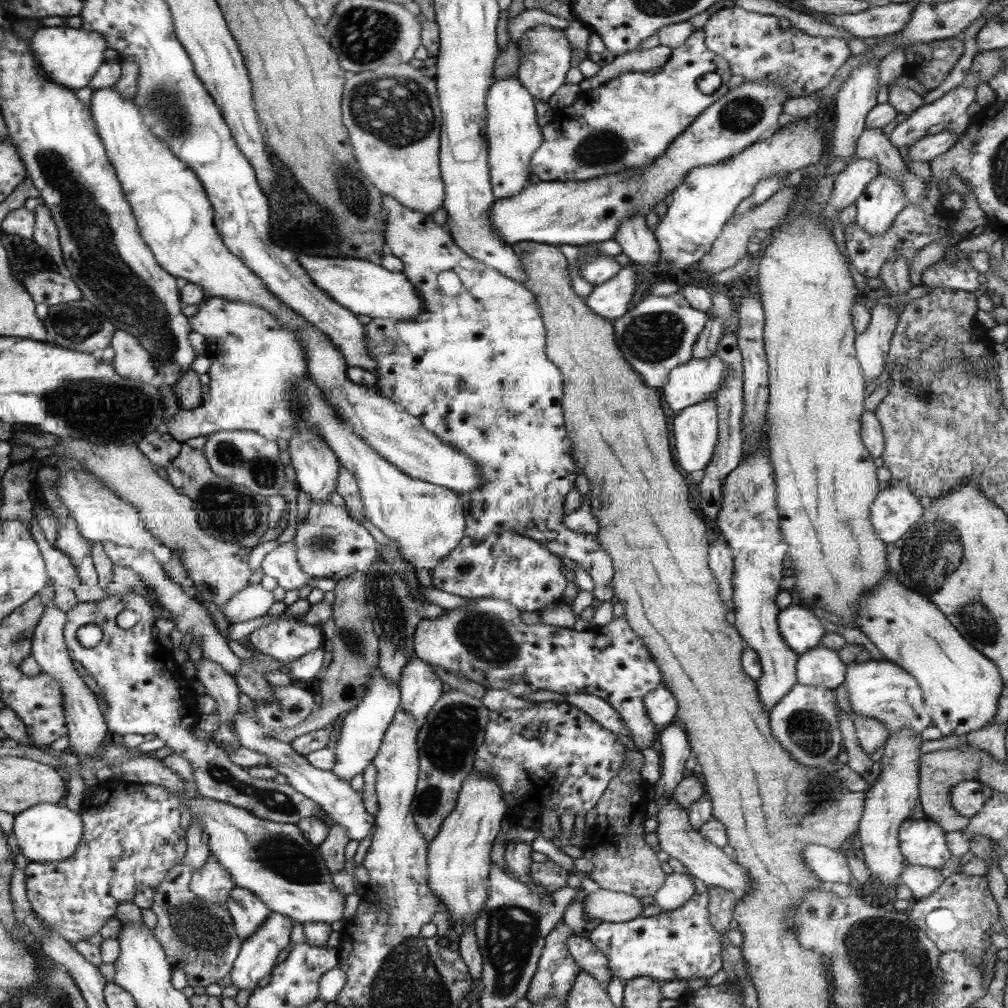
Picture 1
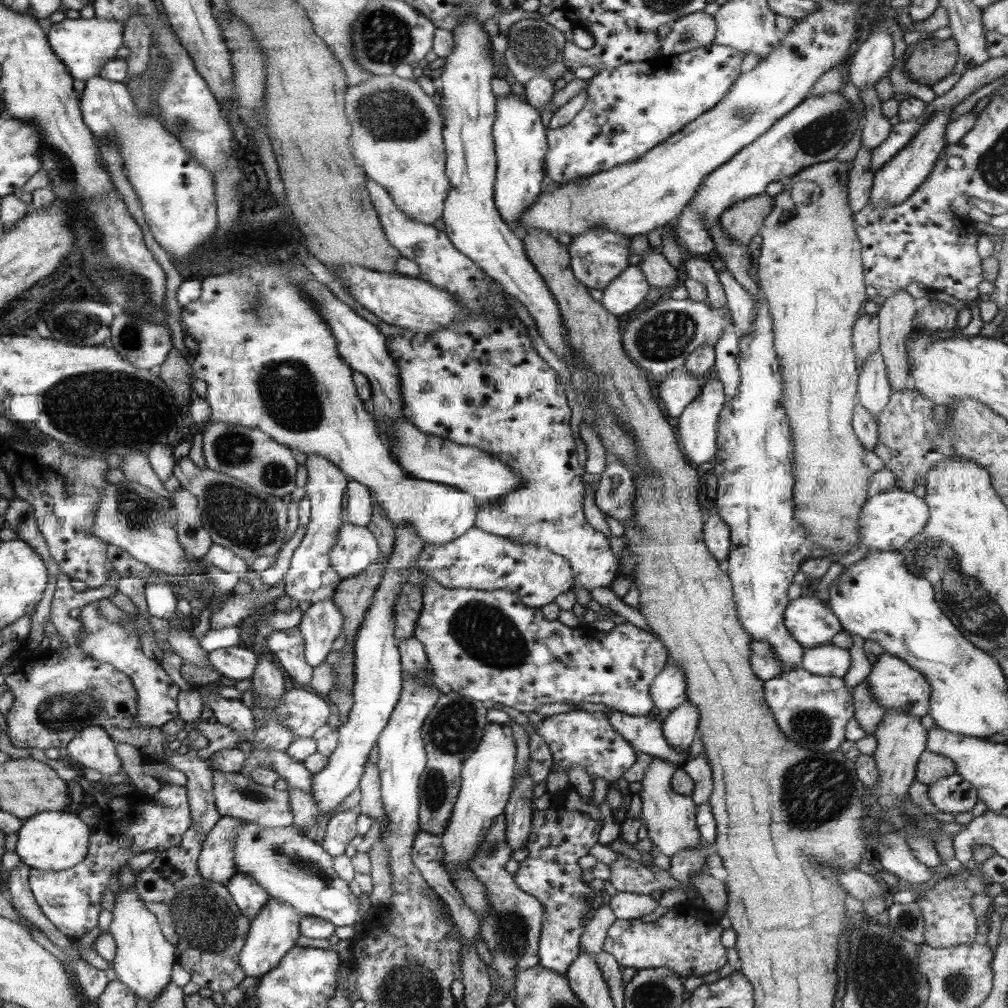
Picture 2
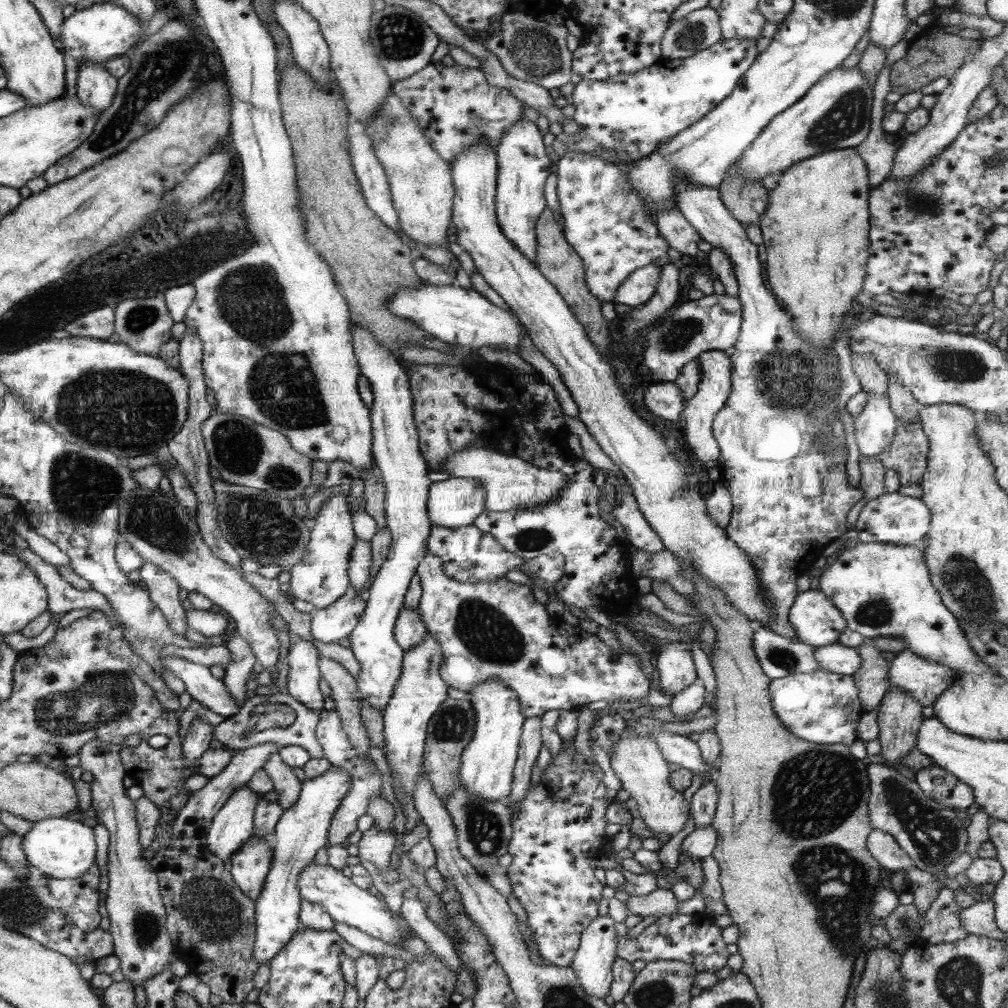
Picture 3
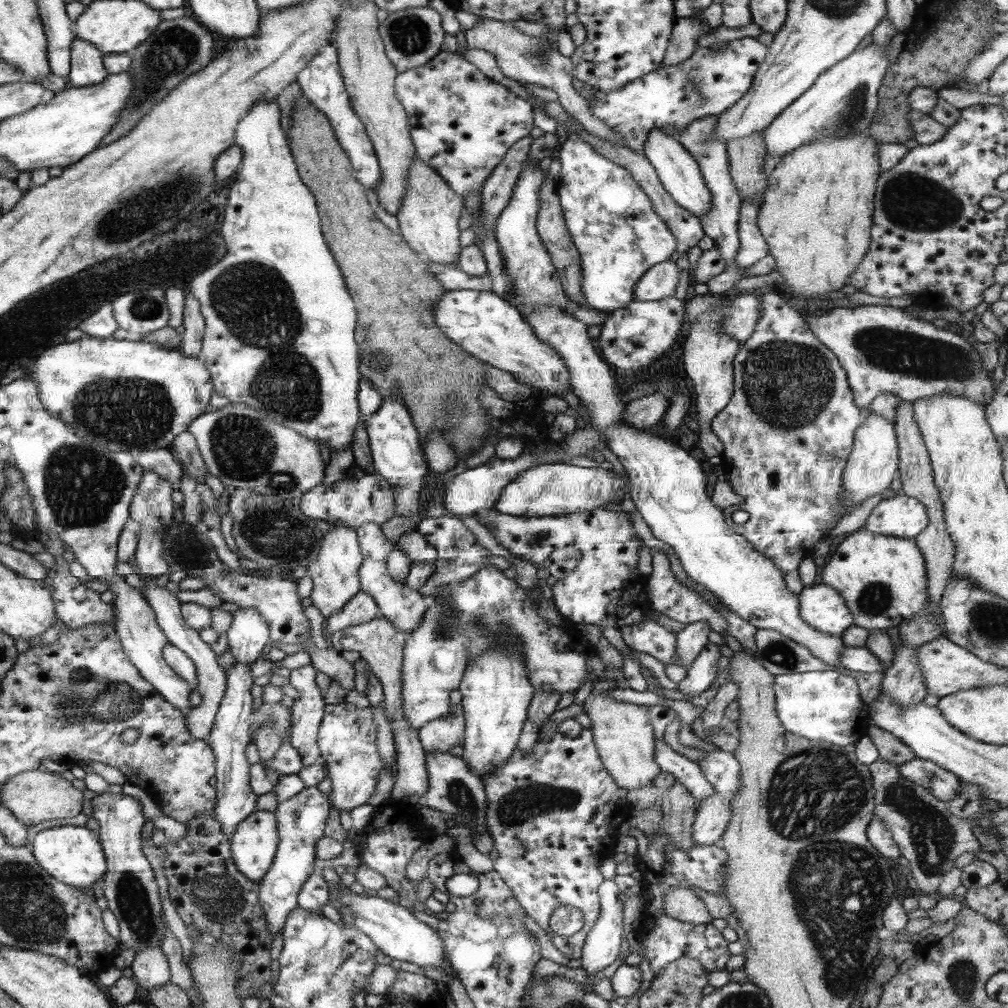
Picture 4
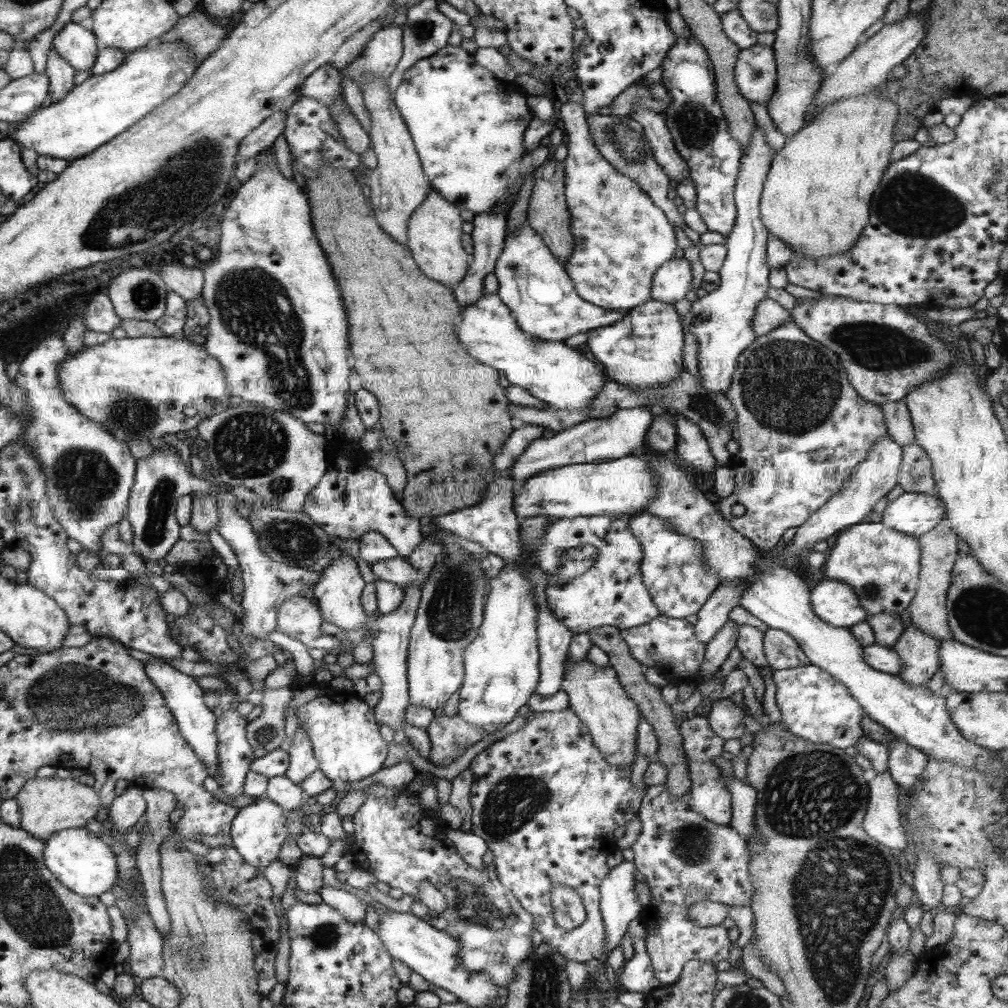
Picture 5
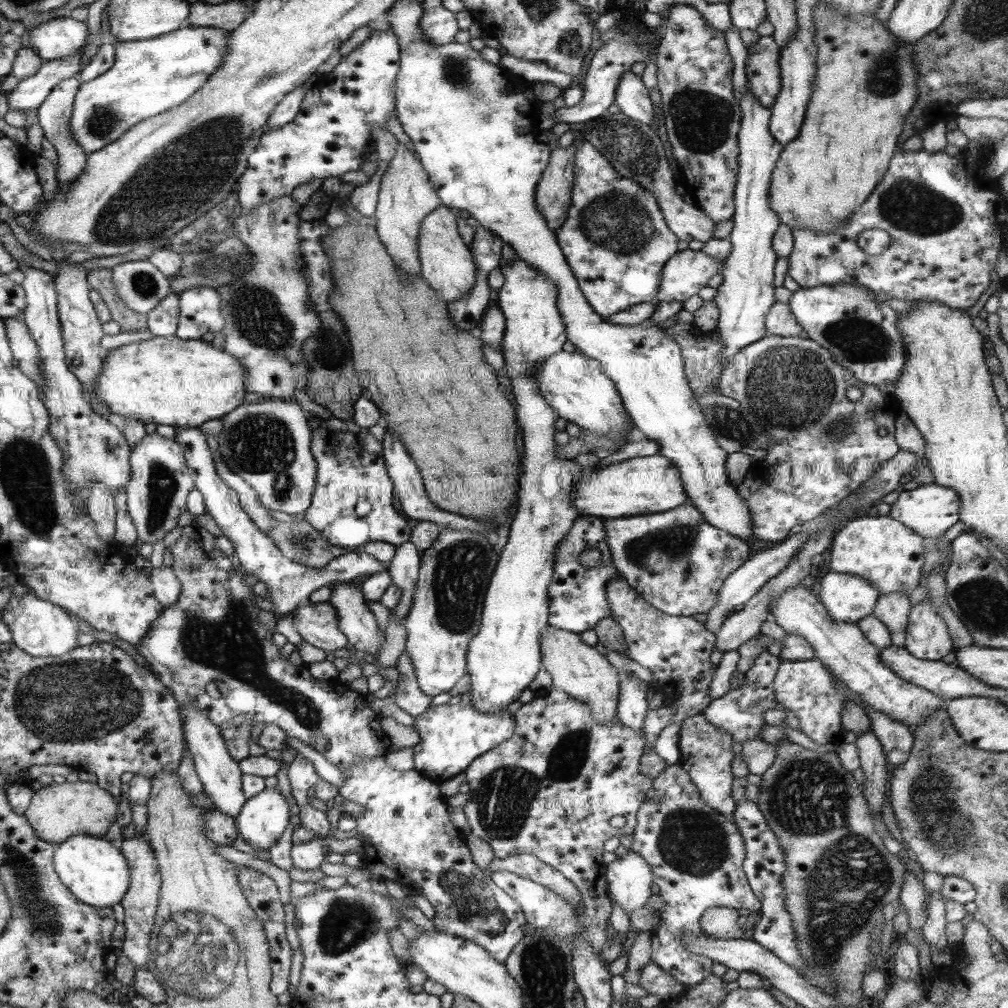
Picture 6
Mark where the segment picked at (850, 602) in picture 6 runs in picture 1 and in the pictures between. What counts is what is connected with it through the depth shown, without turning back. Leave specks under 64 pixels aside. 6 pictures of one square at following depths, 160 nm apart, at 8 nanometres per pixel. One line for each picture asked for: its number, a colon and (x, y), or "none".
1: (801, 630)
2: (810, 620)
3: (817, 622)
4: (821, 606)
5: (835, 602)

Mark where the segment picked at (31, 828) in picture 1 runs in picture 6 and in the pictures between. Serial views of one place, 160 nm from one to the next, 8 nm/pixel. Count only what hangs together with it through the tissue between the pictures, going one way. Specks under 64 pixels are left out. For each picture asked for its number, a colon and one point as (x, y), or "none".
2: (51, 841)
3: (61, 848)
4: (73, 854)
5: (86, 865)
6: (98, 873)

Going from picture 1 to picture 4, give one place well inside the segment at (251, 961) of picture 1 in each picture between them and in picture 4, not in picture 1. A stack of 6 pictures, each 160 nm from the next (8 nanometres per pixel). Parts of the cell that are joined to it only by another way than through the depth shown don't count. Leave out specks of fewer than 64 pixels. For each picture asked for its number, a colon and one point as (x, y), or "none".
2: (274, 932)
3: (303, 829)
4: (302, 819)

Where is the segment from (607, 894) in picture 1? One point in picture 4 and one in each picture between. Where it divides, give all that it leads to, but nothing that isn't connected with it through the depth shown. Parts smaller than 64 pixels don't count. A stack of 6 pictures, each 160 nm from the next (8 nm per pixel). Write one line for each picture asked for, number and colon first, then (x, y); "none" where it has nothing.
2: (624, 905)
3: (662, 901)
4: (682, 904)

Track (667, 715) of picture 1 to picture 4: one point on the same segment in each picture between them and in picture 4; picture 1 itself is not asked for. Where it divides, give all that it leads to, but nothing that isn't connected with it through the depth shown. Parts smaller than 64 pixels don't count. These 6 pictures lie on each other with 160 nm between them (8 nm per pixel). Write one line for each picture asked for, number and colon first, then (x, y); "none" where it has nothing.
2: (669, 689)
3: (676, 670)
4: (692, 638)

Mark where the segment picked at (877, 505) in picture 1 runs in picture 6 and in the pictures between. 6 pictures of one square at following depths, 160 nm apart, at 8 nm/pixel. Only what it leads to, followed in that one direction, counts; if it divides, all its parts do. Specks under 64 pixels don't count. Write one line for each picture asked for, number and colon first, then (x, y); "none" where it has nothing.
2: (888, 521)
3: (893, 518)
4: (902, 516)
5: (915, 514)
6: (930, 510)

